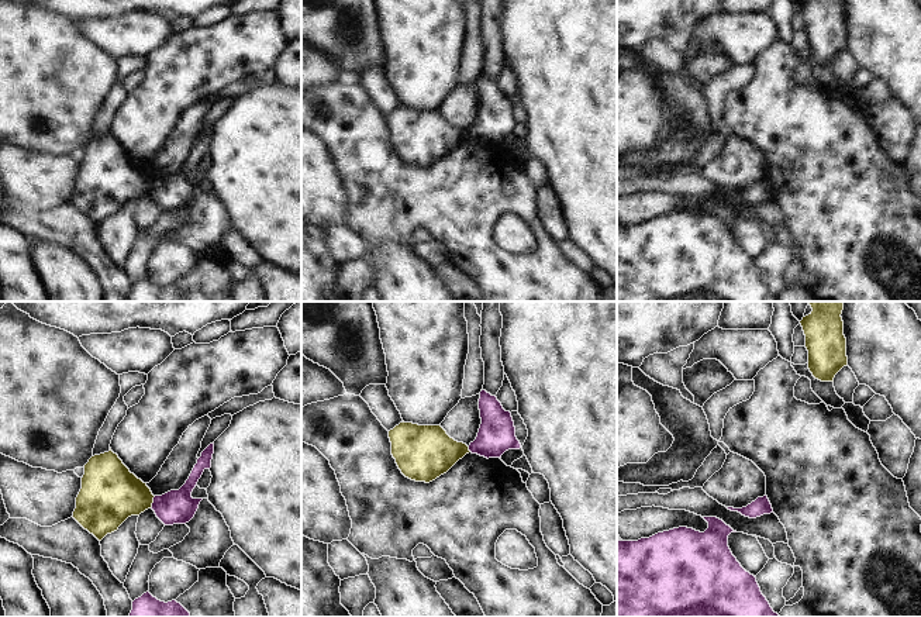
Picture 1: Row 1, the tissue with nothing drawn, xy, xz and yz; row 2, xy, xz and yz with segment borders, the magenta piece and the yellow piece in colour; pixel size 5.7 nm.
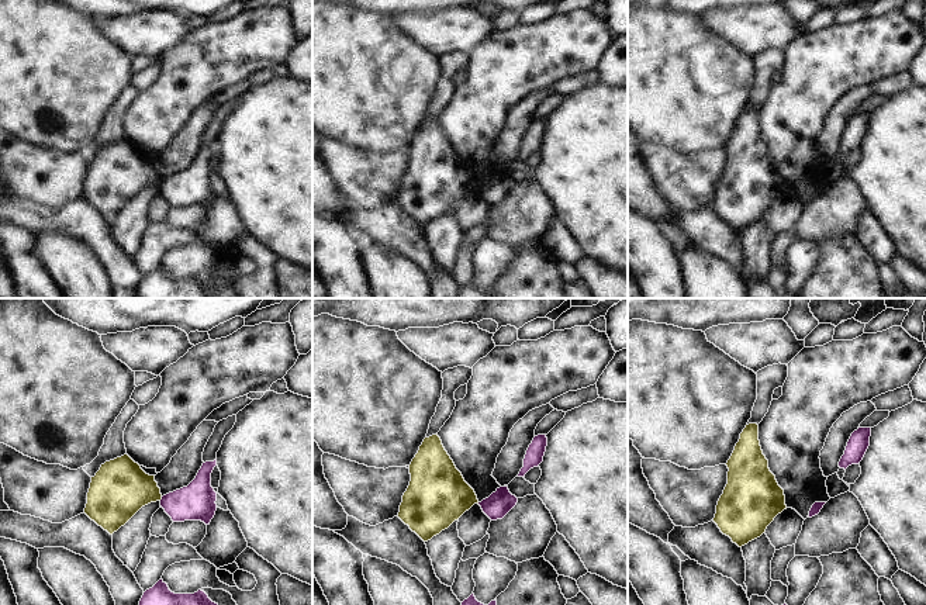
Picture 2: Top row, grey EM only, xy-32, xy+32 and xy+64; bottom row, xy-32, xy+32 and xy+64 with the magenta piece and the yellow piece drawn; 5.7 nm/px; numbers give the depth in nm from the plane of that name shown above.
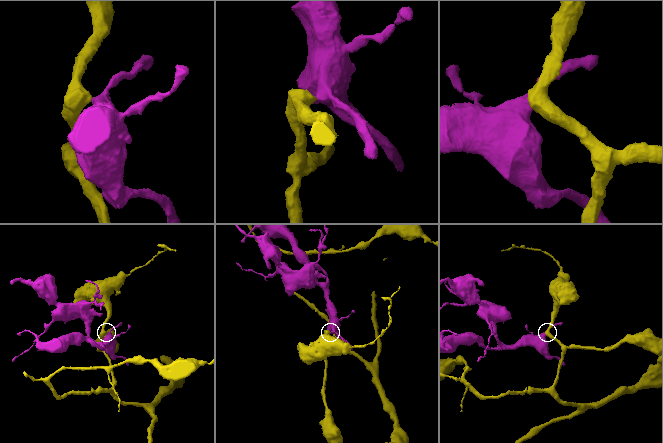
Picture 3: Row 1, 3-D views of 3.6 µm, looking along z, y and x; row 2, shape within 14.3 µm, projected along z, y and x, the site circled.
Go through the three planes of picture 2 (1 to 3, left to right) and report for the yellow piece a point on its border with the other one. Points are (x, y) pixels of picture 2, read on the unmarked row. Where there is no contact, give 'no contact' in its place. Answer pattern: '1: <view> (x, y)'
1: xy-32 (162, 183)
2: no contact
3: no contact

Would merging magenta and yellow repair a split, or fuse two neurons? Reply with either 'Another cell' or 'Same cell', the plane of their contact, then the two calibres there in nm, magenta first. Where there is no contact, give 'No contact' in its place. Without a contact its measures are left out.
Another cell. Touches magenta in xy. Thickness 190 nm (magenta) against 320 nm

